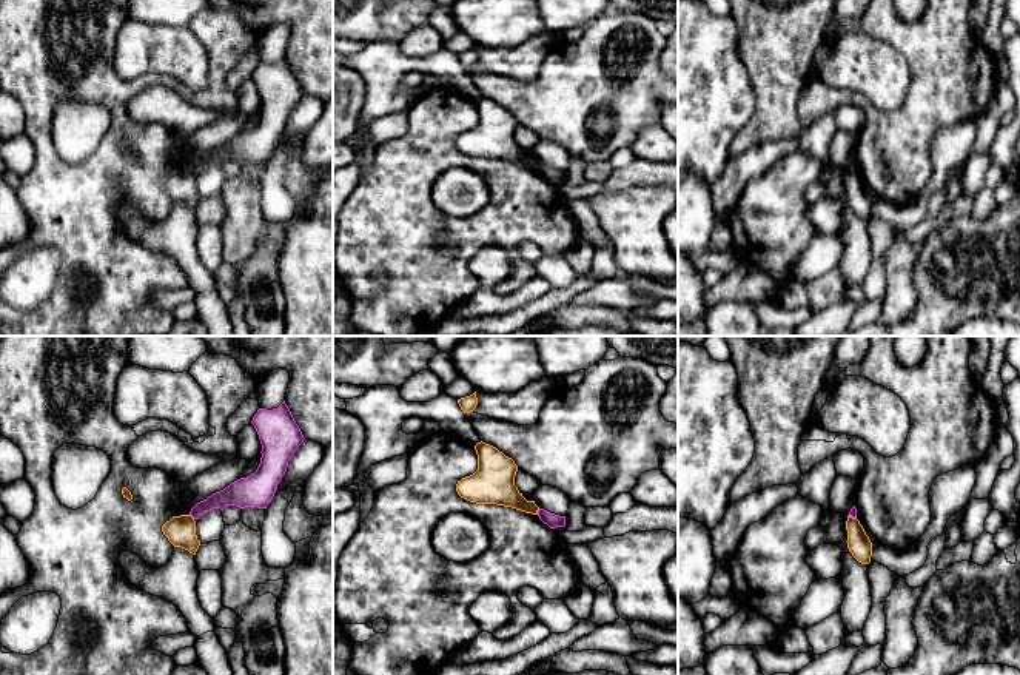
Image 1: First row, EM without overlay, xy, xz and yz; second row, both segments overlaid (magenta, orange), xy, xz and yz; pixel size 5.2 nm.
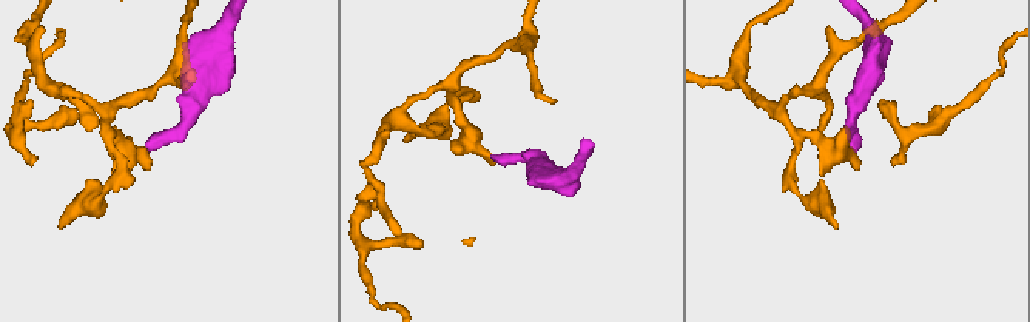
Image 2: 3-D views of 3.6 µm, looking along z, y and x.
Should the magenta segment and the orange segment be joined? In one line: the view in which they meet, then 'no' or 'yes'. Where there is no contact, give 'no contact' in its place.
contact in xz; no

